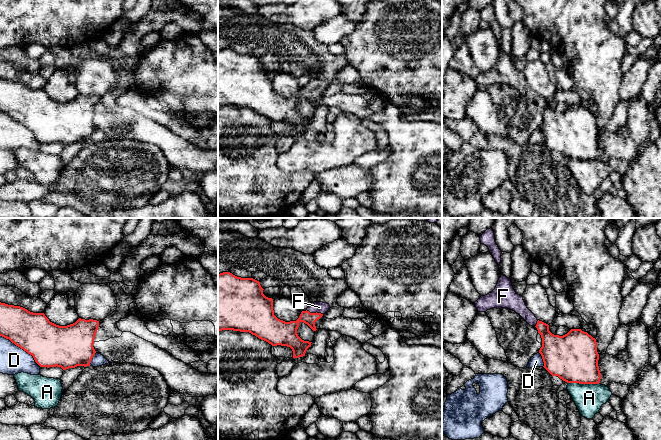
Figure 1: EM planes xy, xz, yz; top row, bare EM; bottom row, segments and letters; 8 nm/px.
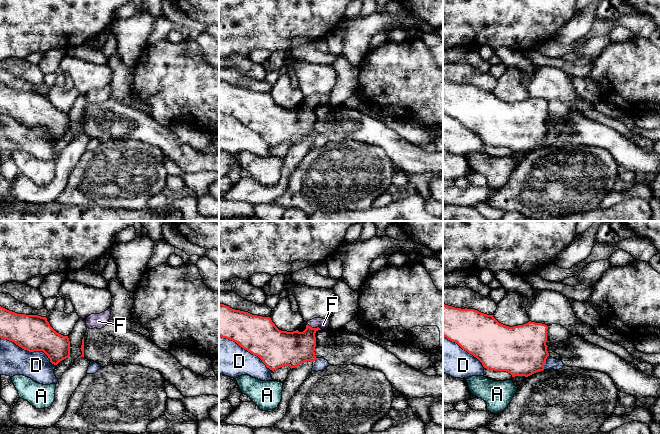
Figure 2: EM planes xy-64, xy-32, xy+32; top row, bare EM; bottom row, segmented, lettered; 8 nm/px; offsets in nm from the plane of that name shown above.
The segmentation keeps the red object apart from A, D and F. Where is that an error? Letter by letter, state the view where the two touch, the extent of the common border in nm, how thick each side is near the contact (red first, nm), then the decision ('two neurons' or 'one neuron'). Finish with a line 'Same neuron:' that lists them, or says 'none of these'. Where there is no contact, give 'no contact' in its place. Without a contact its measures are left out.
A: yz | 240 nm | 400/240 nm | two neurons
D: xy | 420 nm | 340/220 nm | two neurons
F: xz | 140 nm | 140/90 nm | one neuron
Same neuron: F

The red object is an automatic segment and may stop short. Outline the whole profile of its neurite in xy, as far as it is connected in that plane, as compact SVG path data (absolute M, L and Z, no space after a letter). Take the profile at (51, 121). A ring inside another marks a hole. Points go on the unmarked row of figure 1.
M0 78L0 112L32 131L40 143L61 143L63 146L77 142L90 142L96 127L94 115L99 97L79 94L75 99L59 102L49 97L44 89L33 89L27 85Z

